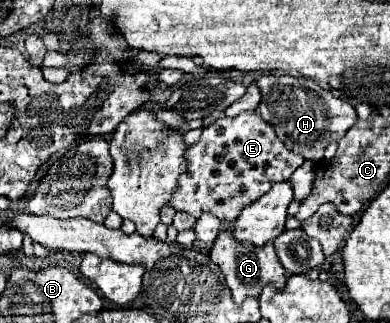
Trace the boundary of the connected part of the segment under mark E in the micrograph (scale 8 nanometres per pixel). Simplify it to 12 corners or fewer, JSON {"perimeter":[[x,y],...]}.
{"perimeter":[[258,111],[204,127],[170,205],[232,223],[304,163]]}

